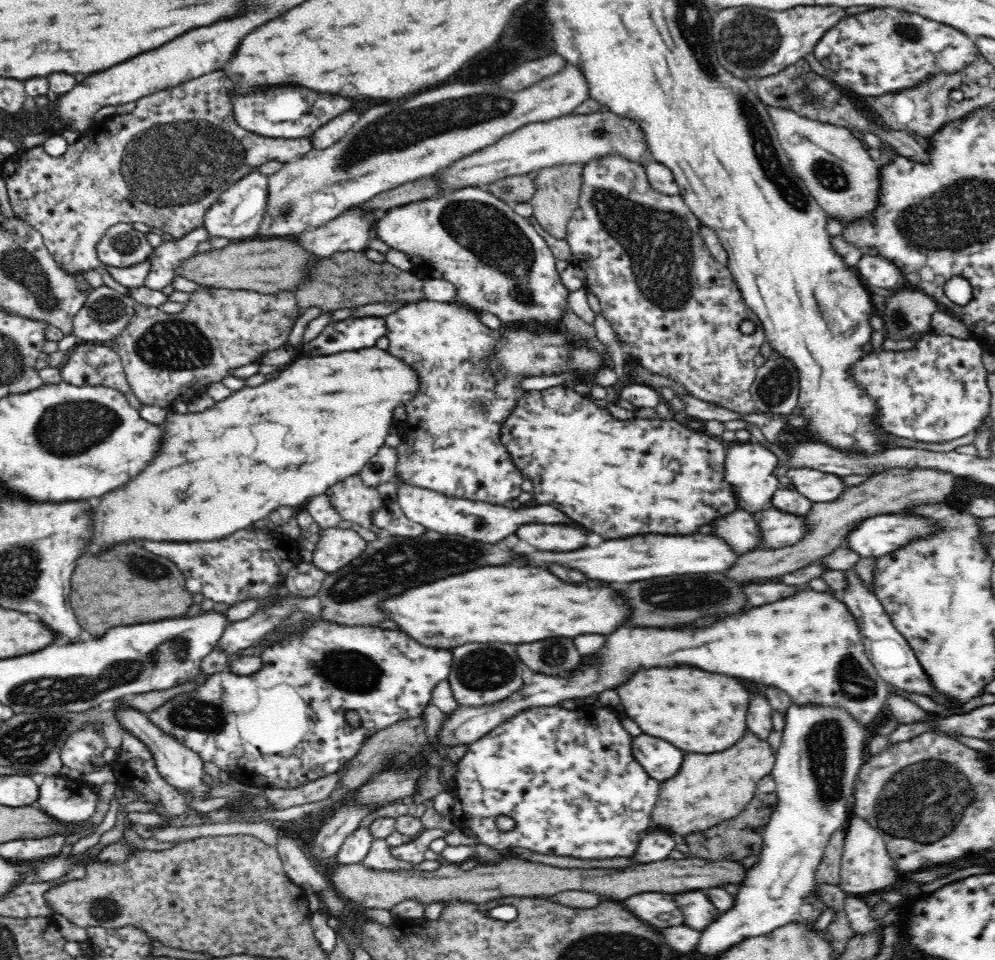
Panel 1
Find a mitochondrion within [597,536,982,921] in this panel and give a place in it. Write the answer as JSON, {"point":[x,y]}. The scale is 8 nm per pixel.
{"point":[912,790]}

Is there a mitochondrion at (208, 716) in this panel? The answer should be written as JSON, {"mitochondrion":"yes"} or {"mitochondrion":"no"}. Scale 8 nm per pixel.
{"mitochondrion":"yes"}

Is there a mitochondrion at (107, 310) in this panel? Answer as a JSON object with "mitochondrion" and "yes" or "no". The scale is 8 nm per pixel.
{"mitochondrion":"yes"}

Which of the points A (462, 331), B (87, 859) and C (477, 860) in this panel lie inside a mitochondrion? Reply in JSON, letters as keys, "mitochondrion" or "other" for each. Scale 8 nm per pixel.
{"A":"other","B":"other","C":"other"}

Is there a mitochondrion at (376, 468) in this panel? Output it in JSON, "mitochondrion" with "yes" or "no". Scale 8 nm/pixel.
{"mitochondrion":"no"}

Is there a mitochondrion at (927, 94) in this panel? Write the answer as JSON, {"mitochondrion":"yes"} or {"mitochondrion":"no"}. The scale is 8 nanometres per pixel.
{"mitochondrion":"yes"}

